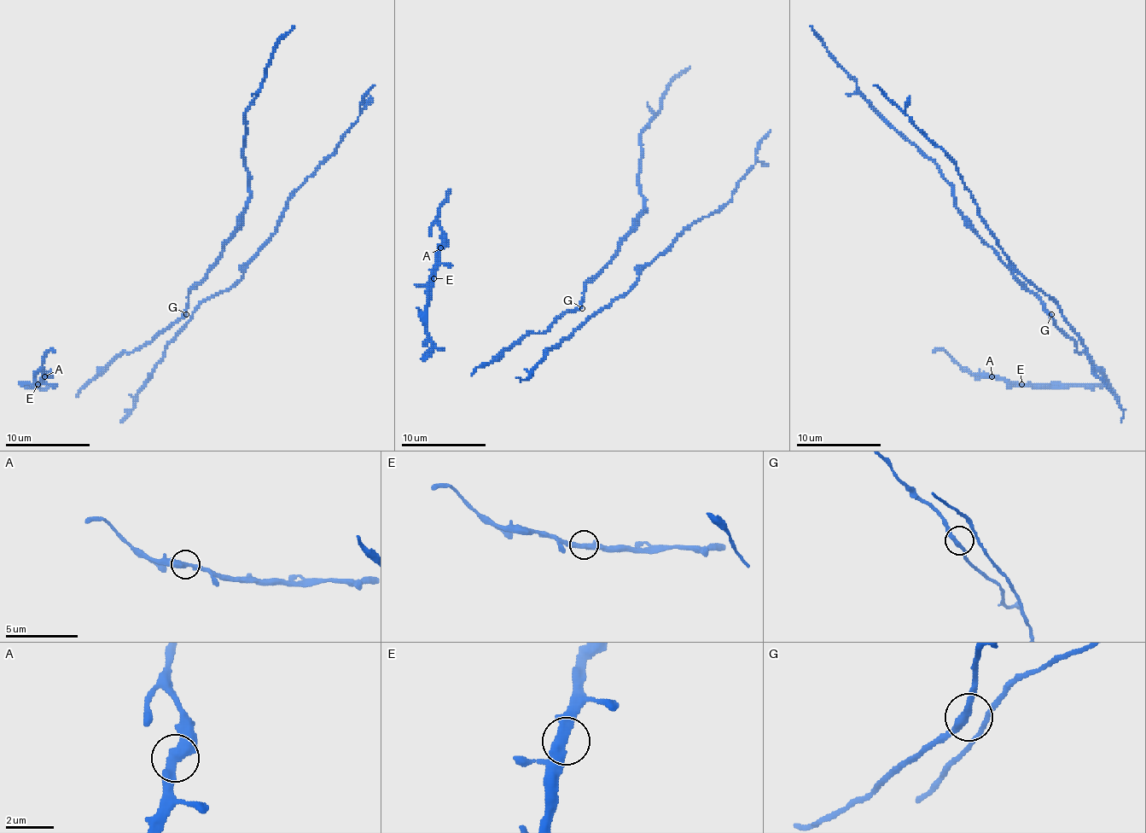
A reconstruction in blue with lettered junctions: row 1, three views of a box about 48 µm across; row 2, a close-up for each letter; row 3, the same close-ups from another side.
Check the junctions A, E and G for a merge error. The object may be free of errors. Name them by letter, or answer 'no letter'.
no letter

